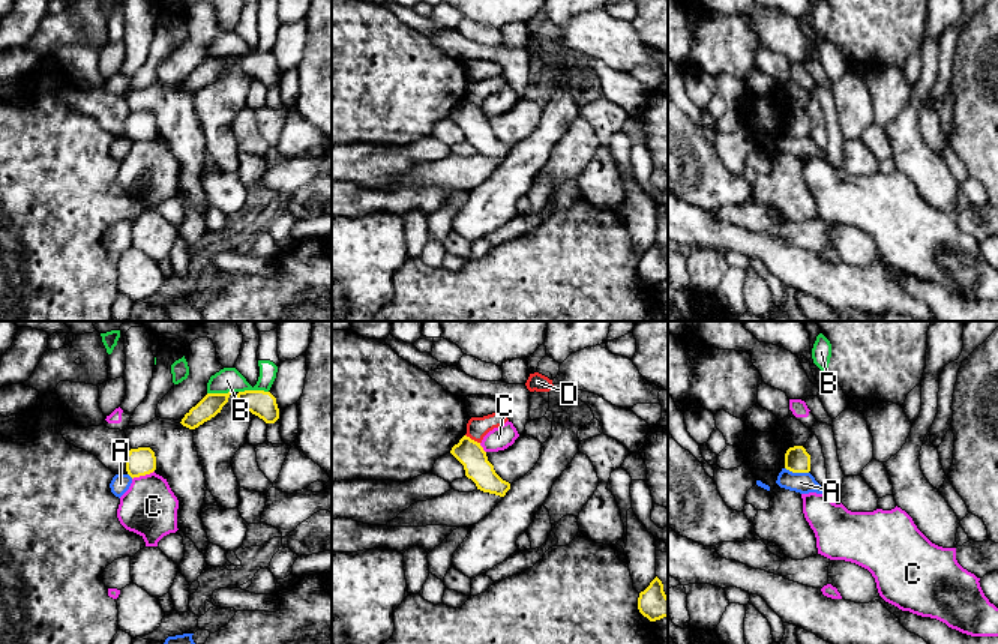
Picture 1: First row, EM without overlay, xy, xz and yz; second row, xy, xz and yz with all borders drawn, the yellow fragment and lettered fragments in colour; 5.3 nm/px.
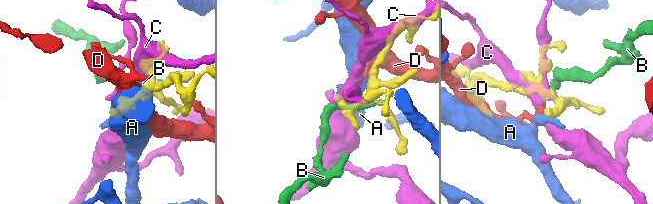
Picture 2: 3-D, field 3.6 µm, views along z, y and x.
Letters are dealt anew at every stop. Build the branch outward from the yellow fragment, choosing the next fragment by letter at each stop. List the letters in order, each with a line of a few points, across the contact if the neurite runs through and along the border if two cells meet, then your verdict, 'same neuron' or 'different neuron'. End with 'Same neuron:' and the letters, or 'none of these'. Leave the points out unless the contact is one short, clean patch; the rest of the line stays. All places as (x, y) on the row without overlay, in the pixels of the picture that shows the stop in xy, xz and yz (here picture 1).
A: yz (785, 131), (793, 135), (808, 137) | different neuron
B: xy (267, 54), (239, 56) | different neuron
C: xy (153, 134), (132, 143) | different neuron
D: xz (465, 98), (479, 107) | different neuron
Same neuron: none of these

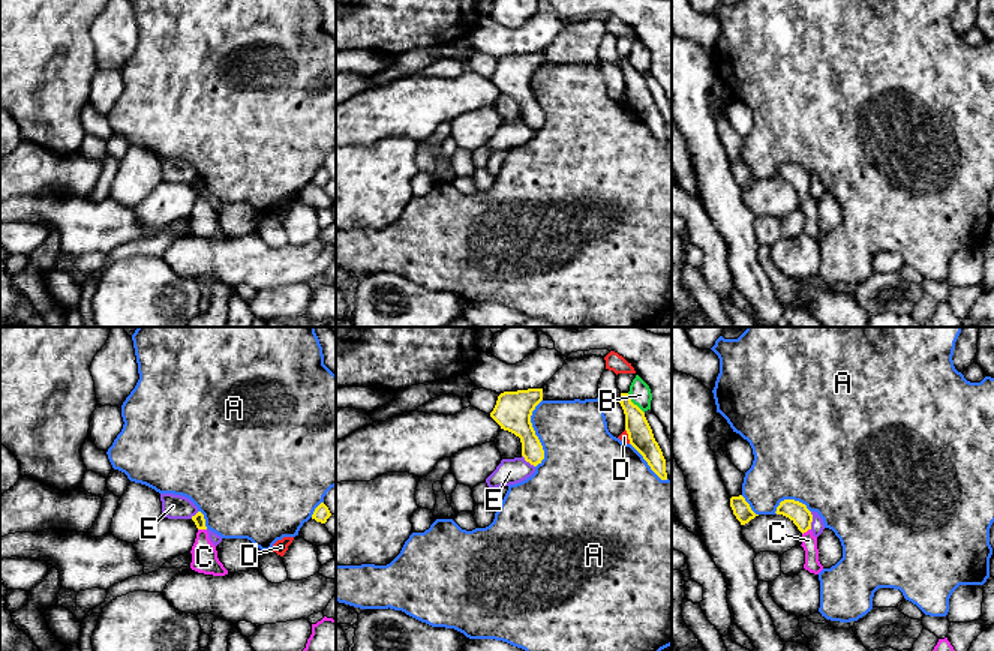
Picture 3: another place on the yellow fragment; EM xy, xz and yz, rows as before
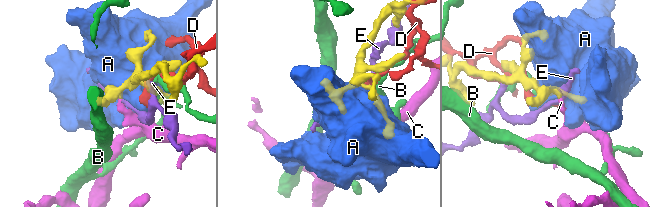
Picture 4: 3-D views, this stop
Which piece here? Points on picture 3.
A: different neuron
B: xz (627, 57), (643, 77) | different neuron
C: xy (198, 182), (203, 192), (204, 221) | same neuron
D: different neuron
E: yz (810, 176), (811, 192) | different neuron
Same neuron: C

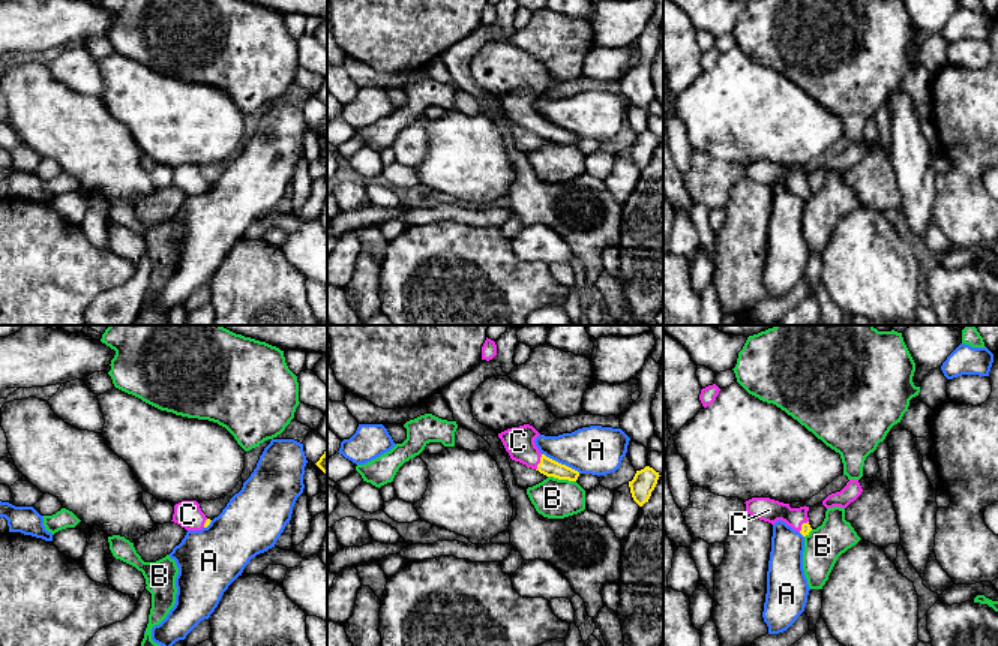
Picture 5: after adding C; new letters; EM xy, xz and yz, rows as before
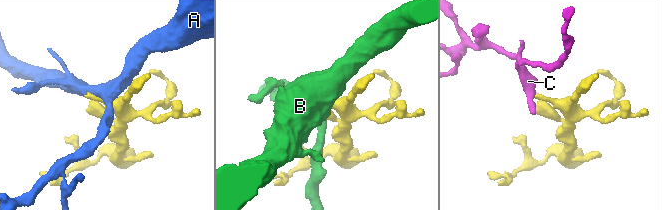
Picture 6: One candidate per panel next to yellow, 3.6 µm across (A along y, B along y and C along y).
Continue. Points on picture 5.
A: different neuron
B: different neuron
C: xz (547, 131), (541, 126), (518, 105) | same neuron
Same neuron: C

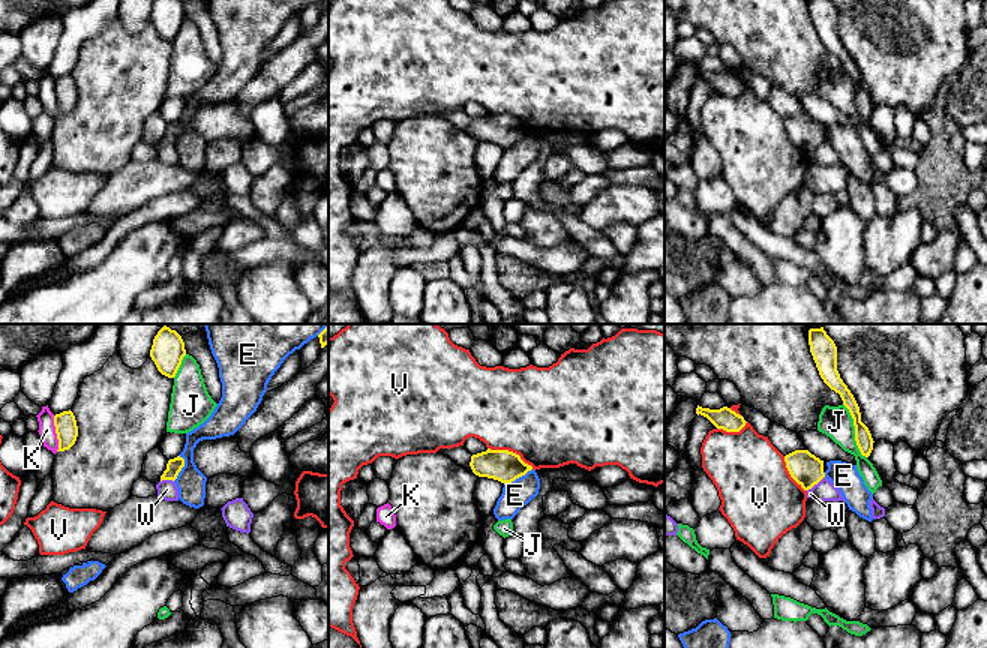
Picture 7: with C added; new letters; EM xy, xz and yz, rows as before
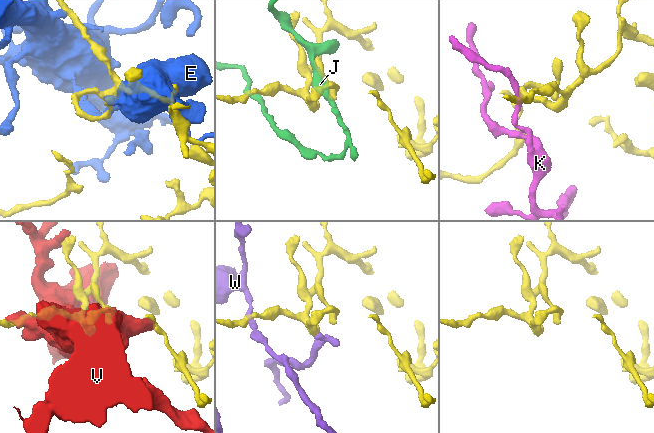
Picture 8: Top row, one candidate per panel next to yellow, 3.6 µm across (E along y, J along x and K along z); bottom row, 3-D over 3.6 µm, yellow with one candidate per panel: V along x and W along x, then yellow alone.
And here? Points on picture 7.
E: different neuron
J: different neuron
K: different neuron
V: different neuron
W: different neuron
Same neuron: none of these

